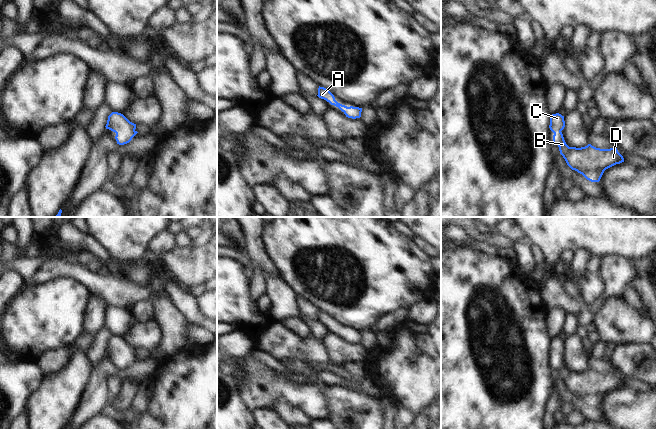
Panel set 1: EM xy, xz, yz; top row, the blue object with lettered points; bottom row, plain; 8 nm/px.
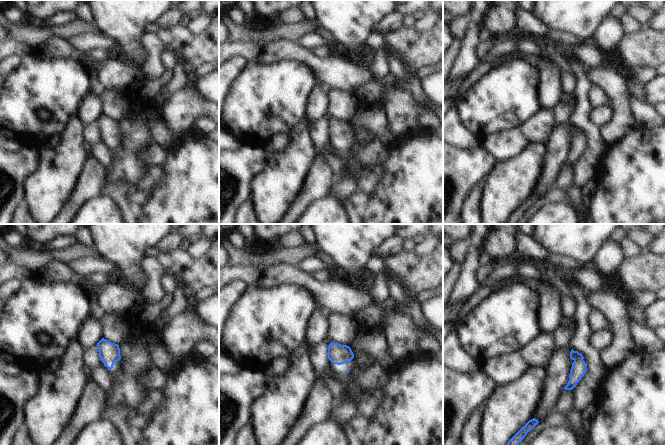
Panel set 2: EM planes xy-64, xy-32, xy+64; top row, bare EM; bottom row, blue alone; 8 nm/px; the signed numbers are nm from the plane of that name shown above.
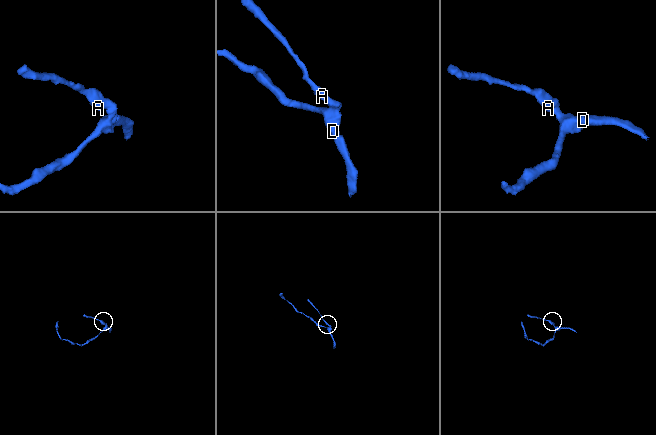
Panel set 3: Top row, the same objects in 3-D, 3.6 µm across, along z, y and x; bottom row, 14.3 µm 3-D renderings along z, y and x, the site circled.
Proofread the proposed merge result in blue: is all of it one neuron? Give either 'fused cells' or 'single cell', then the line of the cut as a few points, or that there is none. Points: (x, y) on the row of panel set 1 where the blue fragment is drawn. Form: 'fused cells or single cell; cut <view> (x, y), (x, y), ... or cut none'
single cell; cut none

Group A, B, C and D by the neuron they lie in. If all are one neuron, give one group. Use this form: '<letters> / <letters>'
A B C D

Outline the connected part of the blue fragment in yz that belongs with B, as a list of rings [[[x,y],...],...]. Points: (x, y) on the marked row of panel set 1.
[[[559,113],[552,114],[550,117],[550,130],[554,133],[553,144],[559,147],[560,154],[565,159],[567,165],[572,169],[582,174],[587,180],[591,182],[599,182],[604,171],[616,164],[624,162],[623,156],[618,152],[617,148],[600,149],[588,144],[585,147],[576,148],[569,147],[563,137],[562,130],[565,127],[564,116]]]

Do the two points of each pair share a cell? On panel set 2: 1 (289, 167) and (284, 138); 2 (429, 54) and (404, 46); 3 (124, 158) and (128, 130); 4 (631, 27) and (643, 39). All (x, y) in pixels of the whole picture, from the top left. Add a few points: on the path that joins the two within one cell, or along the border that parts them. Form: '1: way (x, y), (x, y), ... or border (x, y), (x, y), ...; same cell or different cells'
1: border (289, 134), (289, 143), (282, 150), (267, 153); different cells
2: way (423, 50), (414, 49), (410, 46); same cell
3: way (125, 151), (128, 145), (128, 137); same cell
4: border (642, 27), (635, 32), (625, 34); different cells

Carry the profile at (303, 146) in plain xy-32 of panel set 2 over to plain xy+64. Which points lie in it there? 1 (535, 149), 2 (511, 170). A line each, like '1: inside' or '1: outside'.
1: inside
2: inside

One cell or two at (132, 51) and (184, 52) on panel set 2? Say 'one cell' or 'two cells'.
two cells

